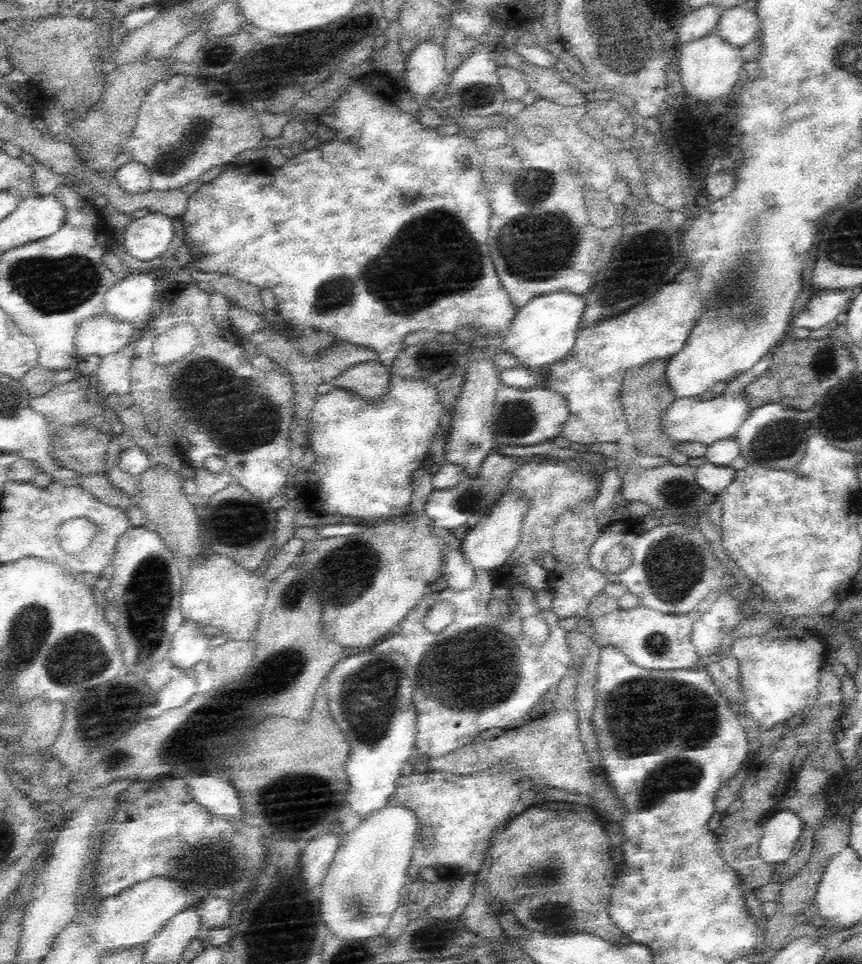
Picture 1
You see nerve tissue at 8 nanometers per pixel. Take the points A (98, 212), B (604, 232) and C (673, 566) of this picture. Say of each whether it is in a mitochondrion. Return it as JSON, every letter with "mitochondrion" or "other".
{"A":"other","B":"other","C":"mitochondrion"}

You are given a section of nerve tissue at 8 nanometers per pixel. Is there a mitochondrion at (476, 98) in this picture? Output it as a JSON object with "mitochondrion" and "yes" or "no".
{"mitochondrion":"yes"}

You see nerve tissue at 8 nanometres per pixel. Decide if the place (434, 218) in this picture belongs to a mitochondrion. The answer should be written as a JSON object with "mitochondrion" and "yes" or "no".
{"mitochondrion":"yes"}

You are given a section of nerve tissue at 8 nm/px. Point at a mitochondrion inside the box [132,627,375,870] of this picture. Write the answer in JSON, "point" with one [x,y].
{"point":[277,673]}

